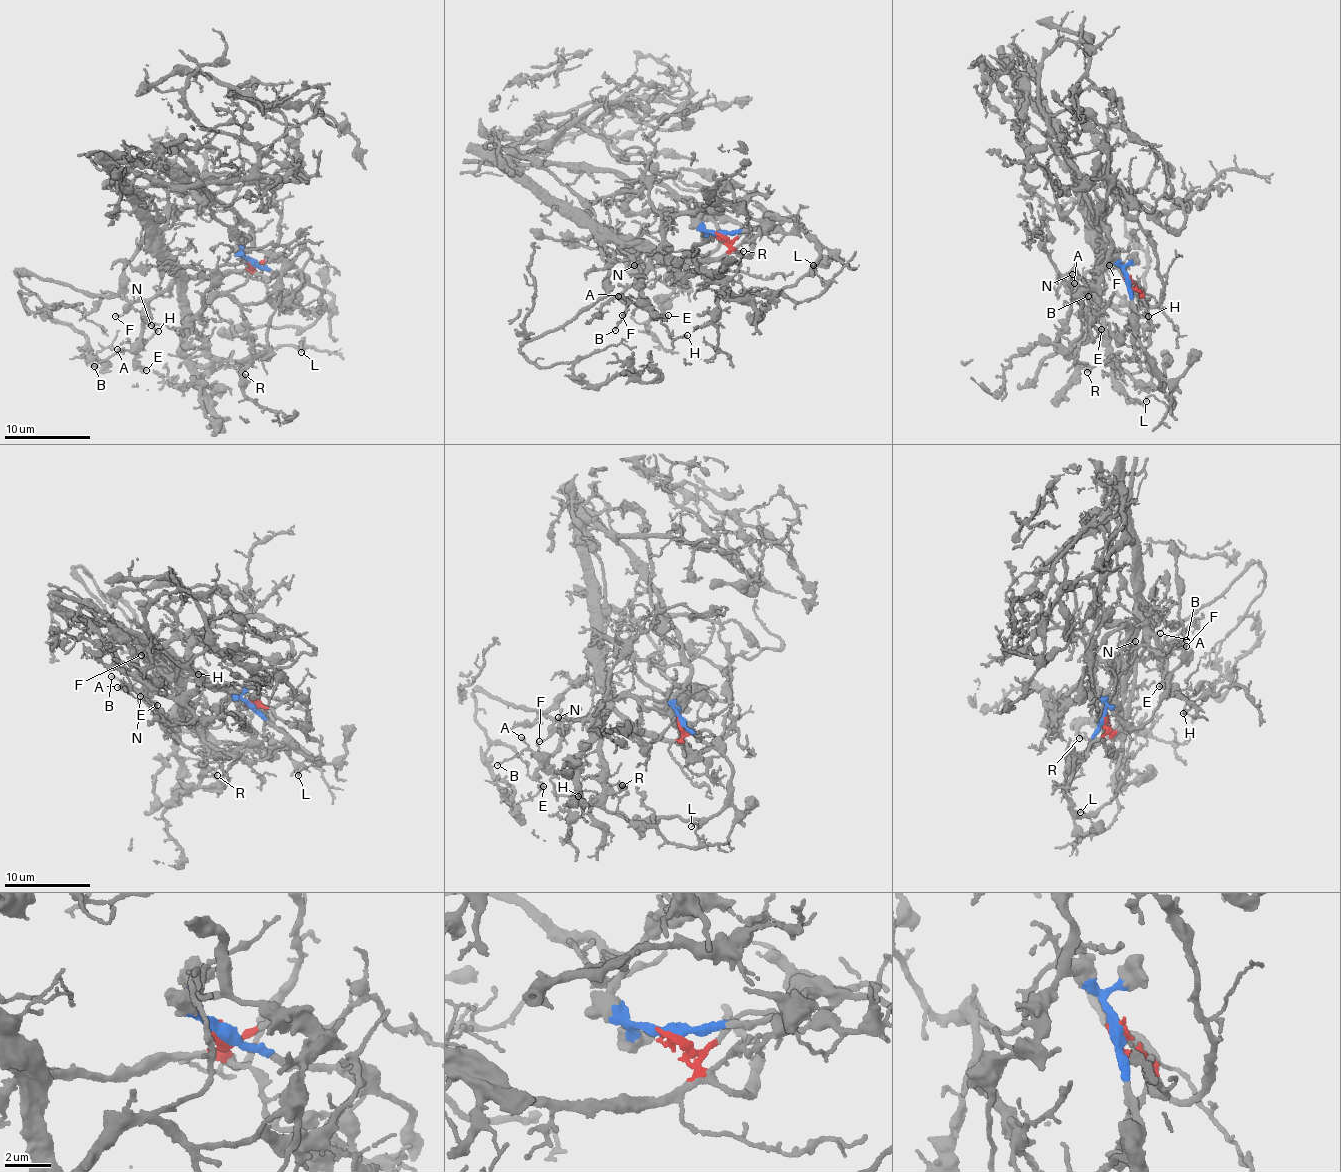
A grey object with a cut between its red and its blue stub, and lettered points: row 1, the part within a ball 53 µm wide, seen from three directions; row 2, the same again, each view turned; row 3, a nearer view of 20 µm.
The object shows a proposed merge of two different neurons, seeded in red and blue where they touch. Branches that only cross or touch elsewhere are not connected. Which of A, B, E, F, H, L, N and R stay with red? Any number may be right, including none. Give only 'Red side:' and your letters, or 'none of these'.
Red side: A, B, E, F, H, L, N, R

